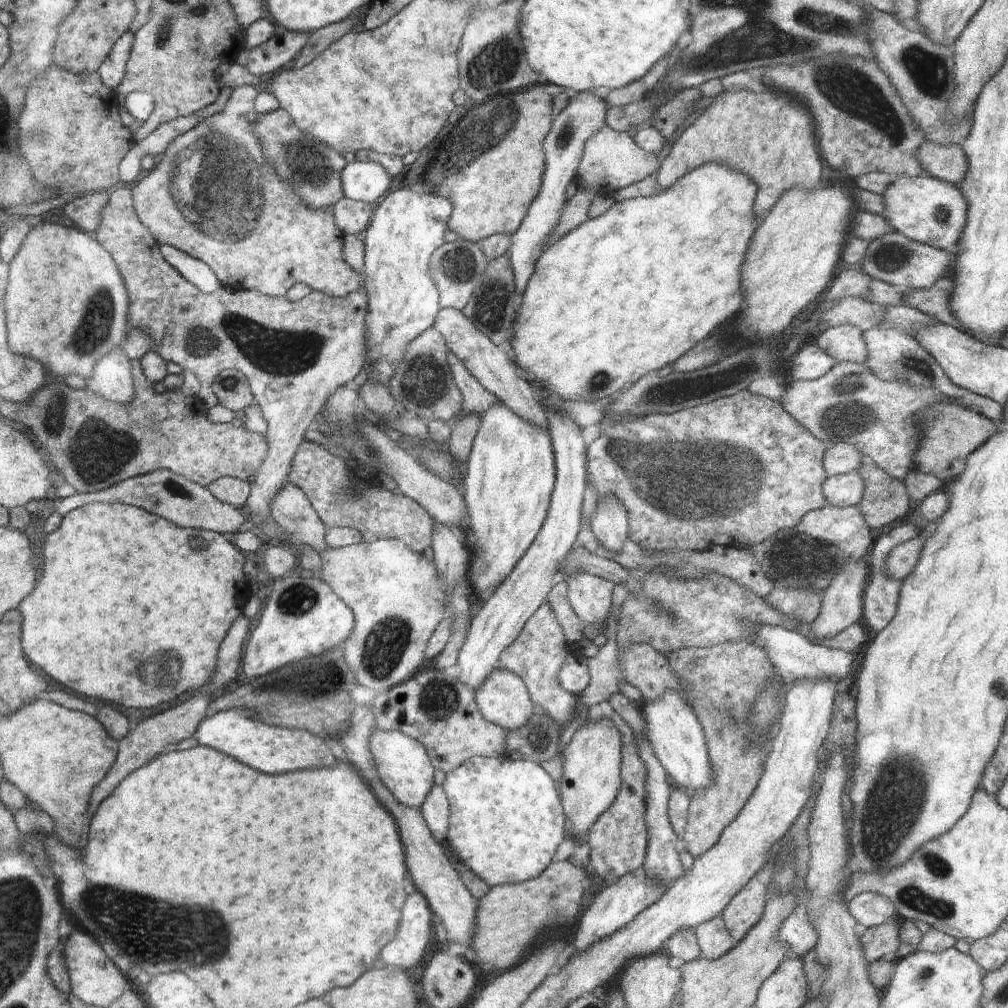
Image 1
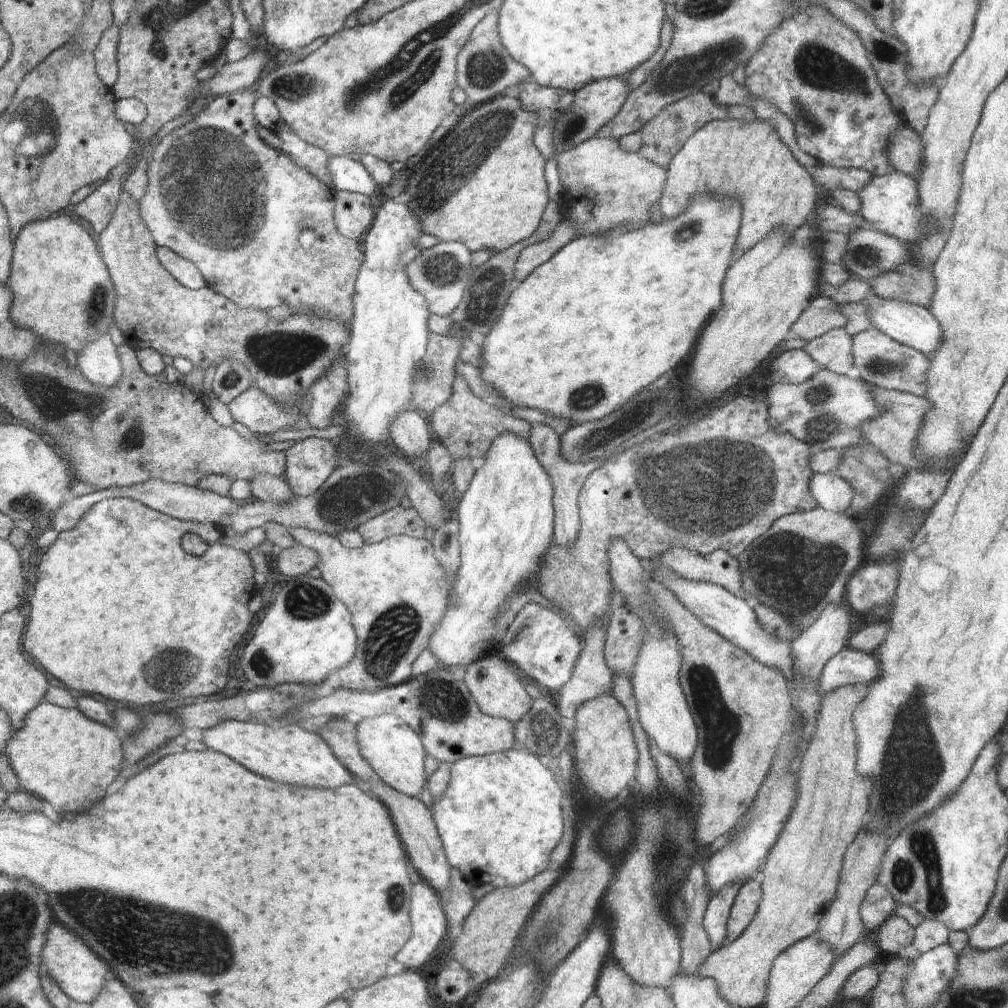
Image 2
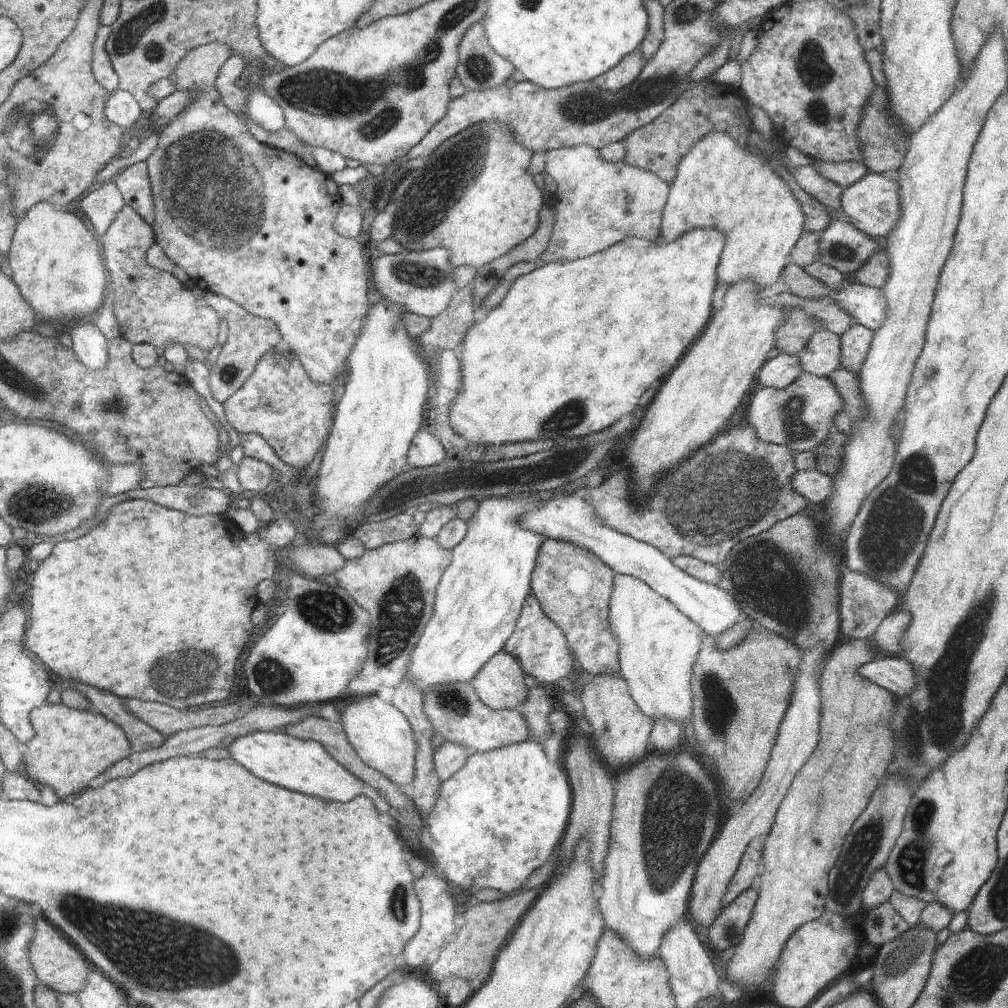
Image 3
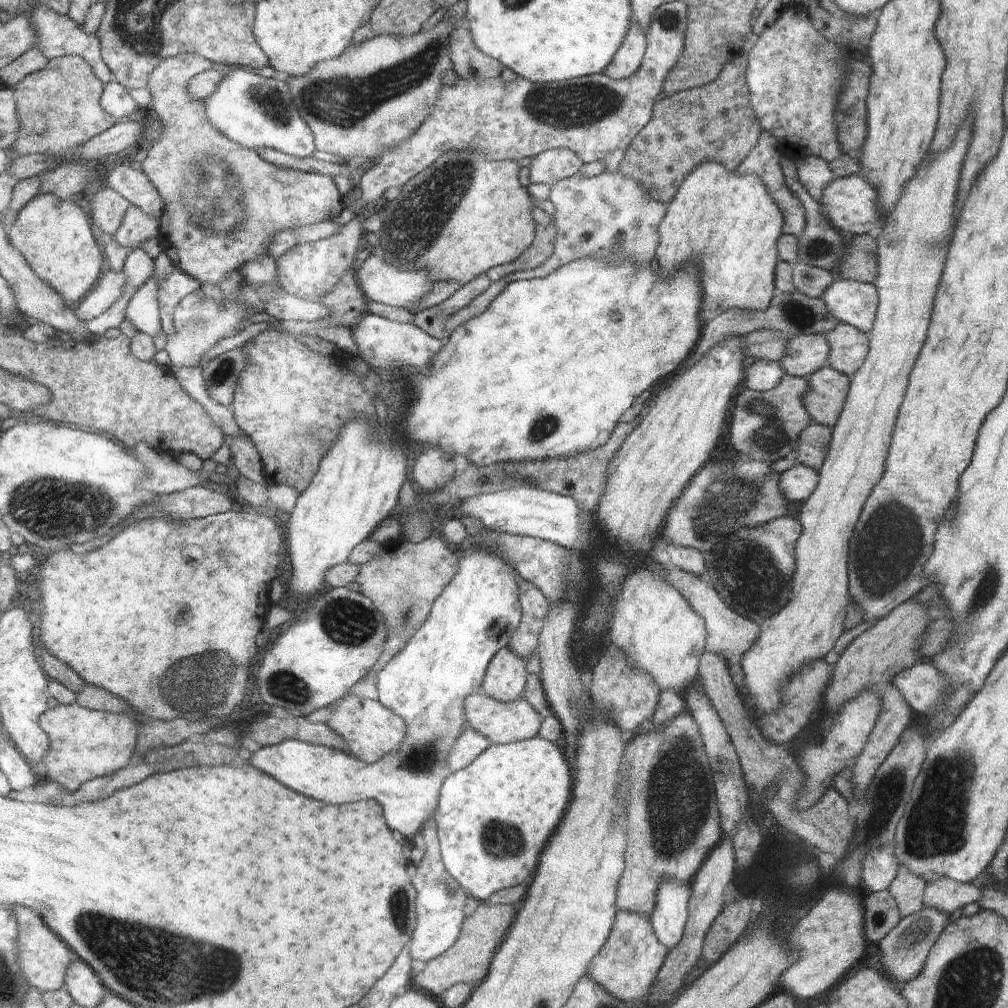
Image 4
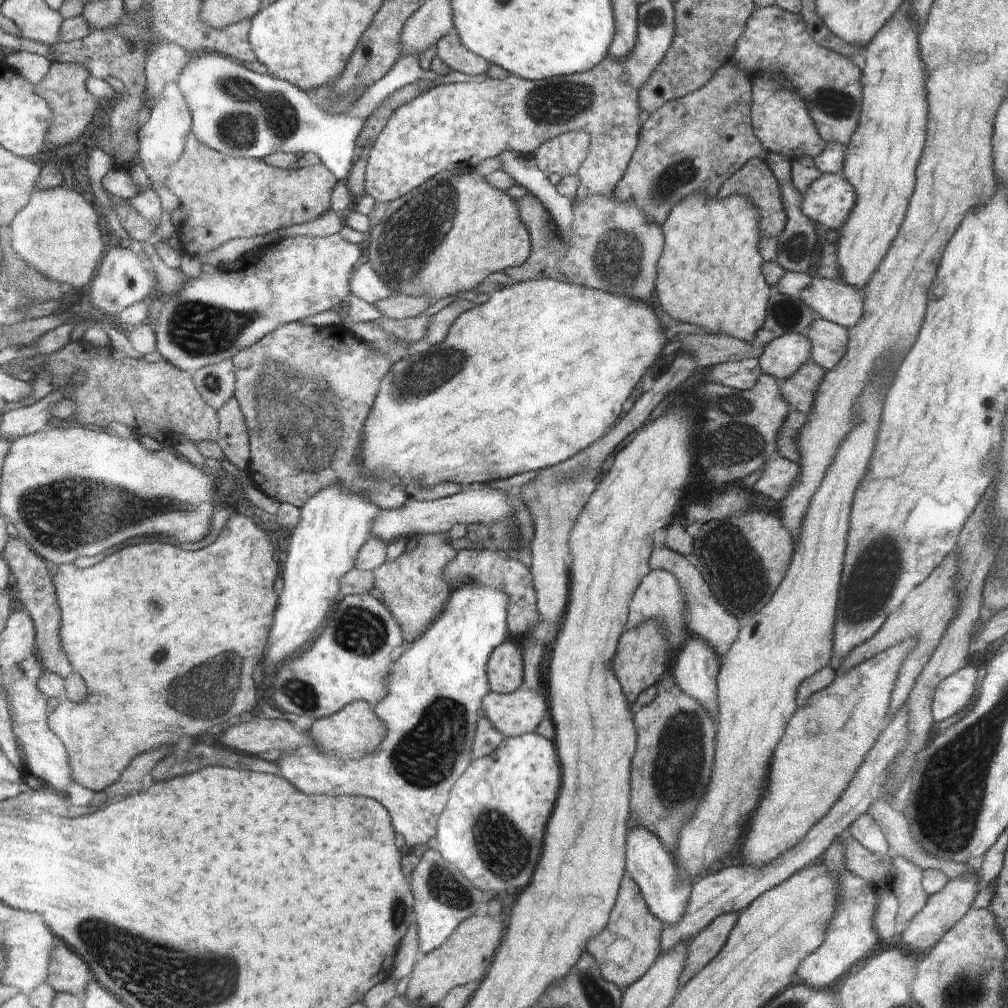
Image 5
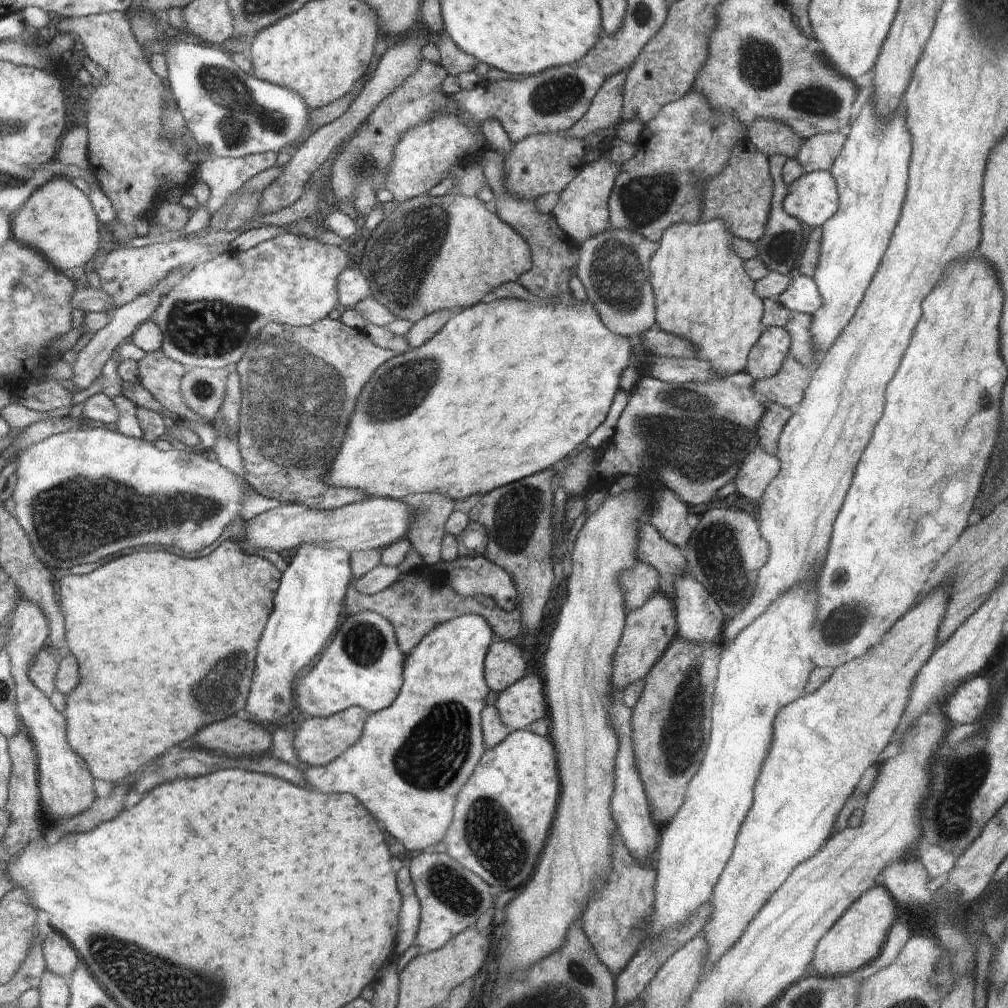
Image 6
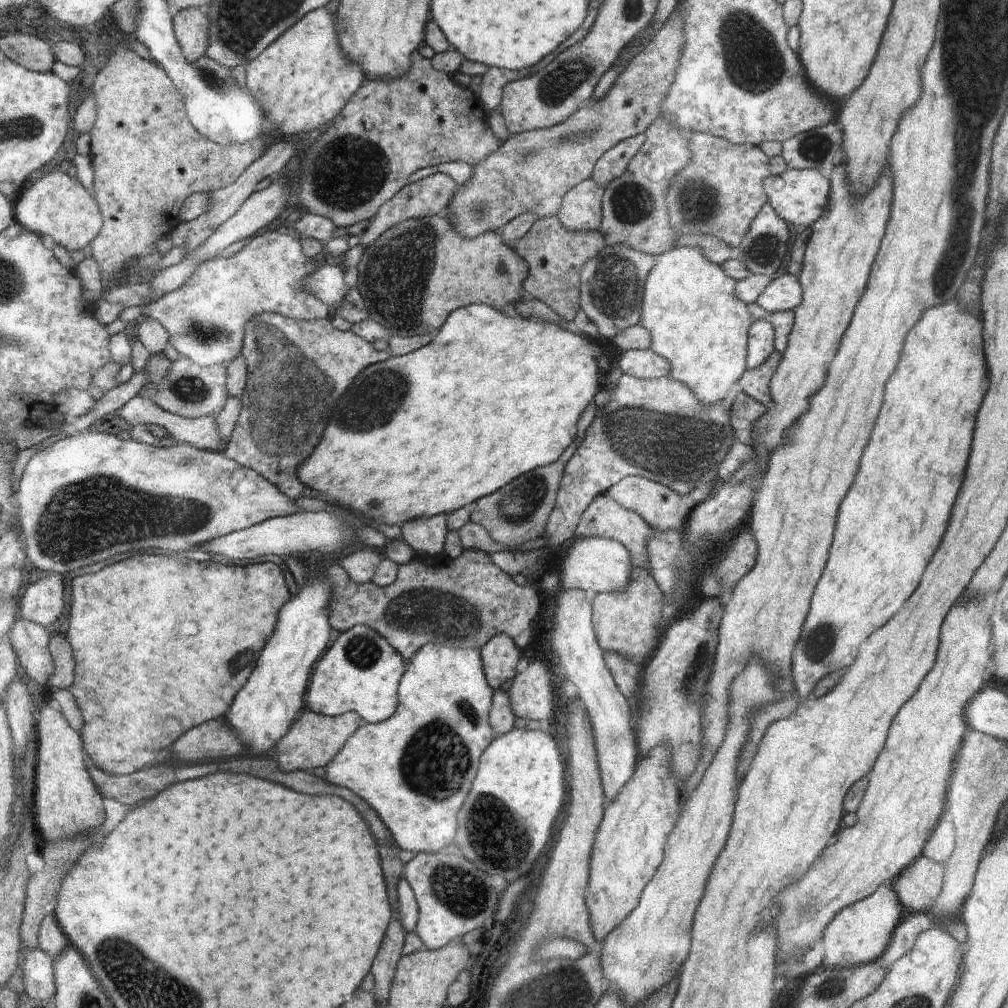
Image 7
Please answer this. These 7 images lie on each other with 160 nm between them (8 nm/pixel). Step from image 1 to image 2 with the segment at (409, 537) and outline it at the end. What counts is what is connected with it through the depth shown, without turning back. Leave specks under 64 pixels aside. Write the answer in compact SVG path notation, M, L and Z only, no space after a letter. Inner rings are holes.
M308 438L296 441L292 448L285 452L288 462L285 464L286 482L294 495L306 497L319 491L329 479L336 466L342 460L342 453L334 441L319 438ZM398 506L384 515L372 518L355 530L364 538L365 545L381 543L391 535L407 535L414 539L423 539L426 522L416 509L404 509Z

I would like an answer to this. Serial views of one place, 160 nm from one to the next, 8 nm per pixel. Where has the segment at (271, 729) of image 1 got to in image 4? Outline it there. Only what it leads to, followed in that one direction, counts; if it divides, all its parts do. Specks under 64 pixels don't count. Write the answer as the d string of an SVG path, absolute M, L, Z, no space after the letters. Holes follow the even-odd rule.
M474 544L474 548L470 546L470 550L462 550L458 555L460 567L457 576L454 576L454 584L450 584L442 596L438 596L430 624L418 632L418 640L414 640L414 644L410 644L410 648L406 648L406 652L402 652L402 656L398 656L398 660L394 660L394 664L390 664L382 676L377 676L378 702L402 717L407 726L408 737L399 751L384 756L376 763L367 763L340 749L287 740L269 747L256 747L253 756L246 762L268 776L273 776L288 788L294 788L296 792L326 804L340 806L358 800L377 800L385 808L390 828L398 830L409 840L420 837L426 822L438 808L440 784L452 773L447 759L453 744L463 733L464 722L467 722L465 700L474 693L482 692L486 666L489 666L501 648L508 647L512 642L523 614L516 565L510 564L496 549L486 548L486 544Z

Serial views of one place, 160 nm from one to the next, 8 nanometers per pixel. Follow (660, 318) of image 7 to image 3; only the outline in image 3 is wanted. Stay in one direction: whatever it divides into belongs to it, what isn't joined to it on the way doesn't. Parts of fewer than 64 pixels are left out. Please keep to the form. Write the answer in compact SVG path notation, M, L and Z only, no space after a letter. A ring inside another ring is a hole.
M715 131L702 136L681 160L677 179L669 185L660 235L674 242L694 228L716 228L726 234L719 266L722 284L754 280L762 291L774 286L790 263L789 256L804 232L804 212L792 186L772 165L729 133Z

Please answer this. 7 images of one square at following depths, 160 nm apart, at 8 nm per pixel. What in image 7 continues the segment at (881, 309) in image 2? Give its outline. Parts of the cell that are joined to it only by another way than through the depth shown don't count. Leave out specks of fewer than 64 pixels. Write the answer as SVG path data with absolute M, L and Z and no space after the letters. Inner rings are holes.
M786 273L772 279L755 302L770 314L776 311L792 311L802 300L802 293L798 277Z

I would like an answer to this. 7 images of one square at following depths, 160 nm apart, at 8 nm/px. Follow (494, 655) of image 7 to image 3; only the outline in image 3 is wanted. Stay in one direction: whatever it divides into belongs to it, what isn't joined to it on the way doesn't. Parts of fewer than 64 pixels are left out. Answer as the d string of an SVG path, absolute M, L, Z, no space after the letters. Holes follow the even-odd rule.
M504 650L498 652L469 683L474 686L480 700L494 711L514 710L526 700L526 684L520 662Z

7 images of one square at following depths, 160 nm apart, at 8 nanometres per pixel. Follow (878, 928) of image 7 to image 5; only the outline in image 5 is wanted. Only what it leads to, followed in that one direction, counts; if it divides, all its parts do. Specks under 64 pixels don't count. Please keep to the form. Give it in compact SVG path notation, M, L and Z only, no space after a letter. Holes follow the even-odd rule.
M845 831L834 840L834 843L821 857L828 872L838 880L840 904L830 920L822 945L805 960L802 960L798 970L796 970L796 982L816 989L831 988L834 980L844 979L844 974L851 971L852 966L857 967L873 954L876 944L879 944L880 941L876 930L874 930L874 912L876 912L877 904L876 888L845 868L844 842L848 837L849 835Z

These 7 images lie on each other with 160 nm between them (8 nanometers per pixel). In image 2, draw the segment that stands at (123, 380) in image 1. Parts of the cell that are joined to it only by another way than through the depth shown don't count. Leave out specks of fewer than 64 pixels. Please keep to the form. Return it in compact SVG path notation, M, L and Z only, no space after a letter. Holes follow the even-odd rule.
M109 333L95 339L84 352L79 351L77 355L77 367L90 383L114 387L121 380L122 364Z

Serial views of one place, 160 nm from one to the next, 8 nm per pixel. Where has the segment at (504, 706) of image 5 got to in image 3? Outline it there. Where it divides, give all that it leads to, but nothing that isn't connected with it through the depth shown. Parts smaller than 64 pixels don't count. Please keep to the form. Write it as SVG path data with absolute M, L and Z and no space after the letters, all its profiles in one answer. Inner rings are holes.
M470 683L440 684L422 694L422 712L431 722L432 732L439 743L462 744L473 753L484 753L528 741L530 728L525 717L514 710L494 711L480 700Z

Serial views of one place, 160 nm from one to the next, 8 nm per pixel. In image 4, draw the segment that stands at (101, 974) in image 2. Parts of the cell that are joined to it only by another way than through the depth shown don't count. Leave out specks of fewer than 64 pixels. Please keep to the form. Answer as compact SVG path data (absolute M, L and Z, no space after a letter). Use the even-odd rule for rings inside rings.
M20 907L16 910L10 909L17 914L19 931L21 932L19 935L19 955L21 956L22 972L25 973L30 987L34 986L42 992L64 988L68 970L73 964L72 960L76 958L74 952L58 940L57 933L48 930L48 925L38 912L34 912L27 907Z

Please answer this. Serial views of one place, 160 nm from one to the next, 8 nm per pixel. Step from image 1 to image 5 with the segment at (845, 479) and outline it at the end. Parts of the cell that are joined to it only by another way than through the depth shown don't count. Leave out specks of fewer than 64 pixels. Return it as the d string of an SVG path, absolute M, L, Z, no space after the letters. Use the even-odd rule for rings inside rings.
M772 455L762 470L762 477L752 488L752 492L768 496L775 501L781 501L786 496L788 486L800 474L800 466L789 462L779 455Z

